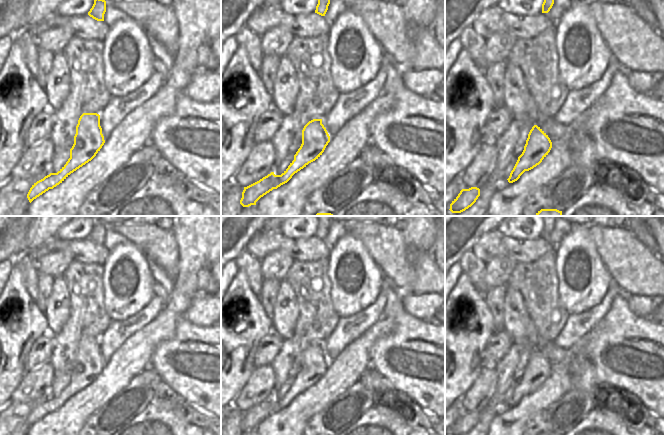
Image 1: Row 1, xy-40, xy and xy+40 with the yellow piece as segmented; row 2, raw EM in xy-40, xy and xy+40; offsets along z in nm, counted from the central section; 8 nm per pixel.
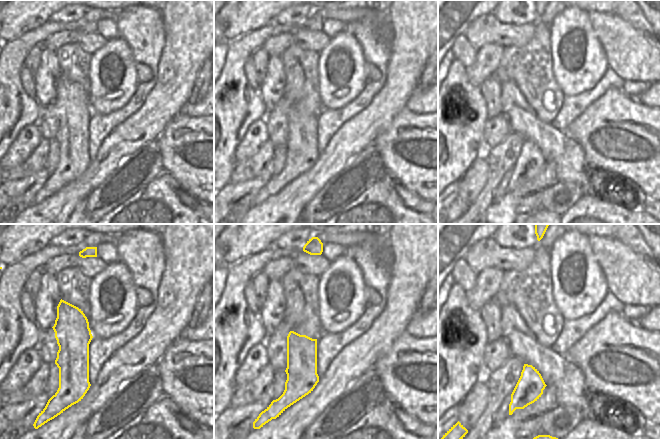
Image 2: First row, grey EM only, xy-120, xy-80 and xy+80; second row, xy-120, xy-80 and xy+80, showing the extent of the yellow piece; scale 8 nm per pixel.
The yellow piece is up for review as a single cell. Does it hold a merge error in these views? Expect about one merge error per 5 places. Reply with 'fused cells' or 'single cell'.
single cell

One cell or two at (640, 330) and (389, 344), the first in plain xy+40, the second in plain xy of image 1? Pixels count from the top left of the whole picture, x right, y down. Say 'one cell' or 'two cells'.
one cell

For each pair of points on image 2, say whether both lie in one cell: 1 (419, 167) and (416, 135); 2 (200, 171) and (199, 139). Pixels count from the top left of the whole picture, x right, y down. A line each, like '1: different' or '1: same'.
1: same
2: same

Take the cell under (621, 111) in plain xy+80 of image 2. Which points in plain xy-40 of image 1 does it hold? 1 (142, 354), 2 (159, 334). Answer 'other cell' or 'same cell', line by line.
1: other cell
2: other cell

